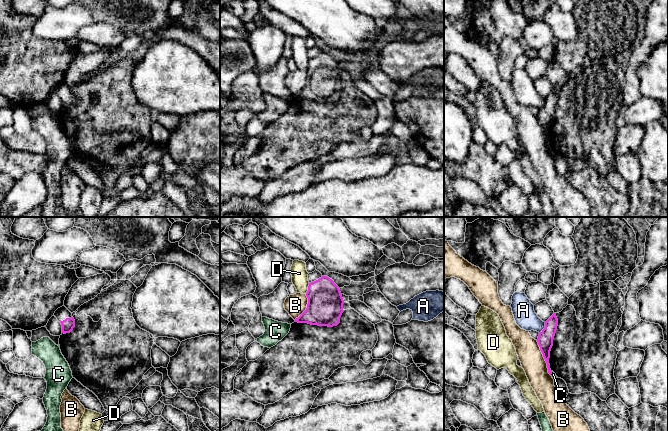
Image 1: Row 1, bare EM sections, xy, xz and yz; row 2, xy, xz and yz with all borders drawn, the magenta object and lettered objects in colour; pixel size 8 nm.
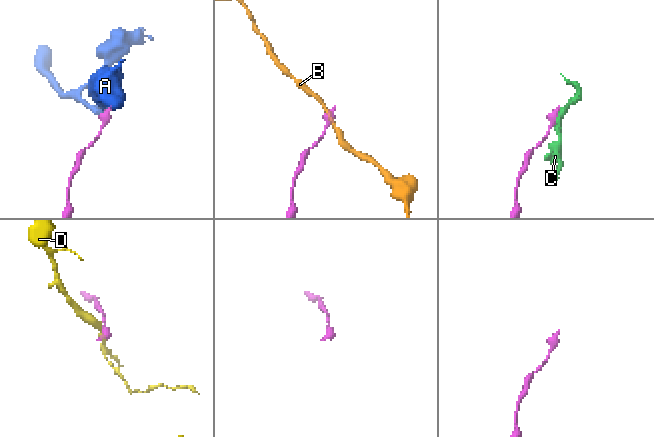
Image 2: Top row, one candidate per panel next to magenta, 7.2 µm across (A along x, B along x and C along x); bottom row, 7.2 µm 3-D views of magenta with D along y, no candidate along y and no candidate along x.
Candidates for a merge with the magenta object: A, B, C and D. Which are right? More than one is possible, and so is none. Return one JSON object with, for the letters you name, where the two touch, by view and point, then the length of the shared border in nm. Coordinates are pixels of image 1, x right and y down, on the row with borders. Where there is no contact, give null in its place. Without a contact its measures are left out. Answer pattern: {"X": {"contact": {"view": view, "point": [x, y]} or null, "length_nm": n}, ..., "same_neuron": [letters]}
{"same_neuron": []}

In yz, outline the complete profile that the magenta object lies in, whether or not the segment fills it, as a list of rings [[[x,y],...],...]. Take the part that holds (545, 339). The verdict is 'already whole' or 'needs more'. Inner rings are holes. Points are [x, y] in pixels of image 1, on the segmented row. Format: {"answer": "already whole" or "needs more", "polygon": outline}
{"answer": "already whole", "polygon": [[[554,313],[546,322],[545,328],[539,333],[537,342],[543,357],[547,363],[548,373],[551,375],[552,371],[550,369],[549,358],[550,351],[553,346],[553,339],[557,330],[558,319],[556,313]]]}

